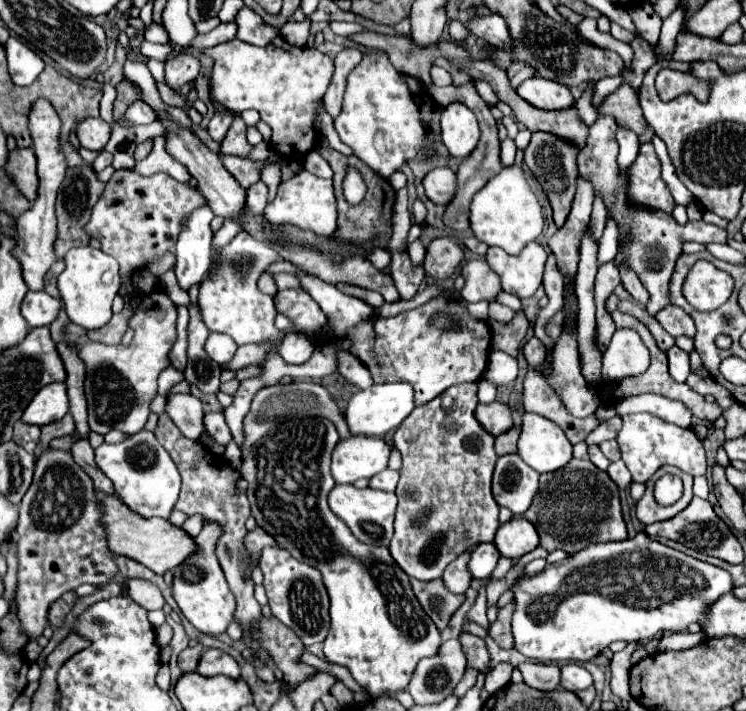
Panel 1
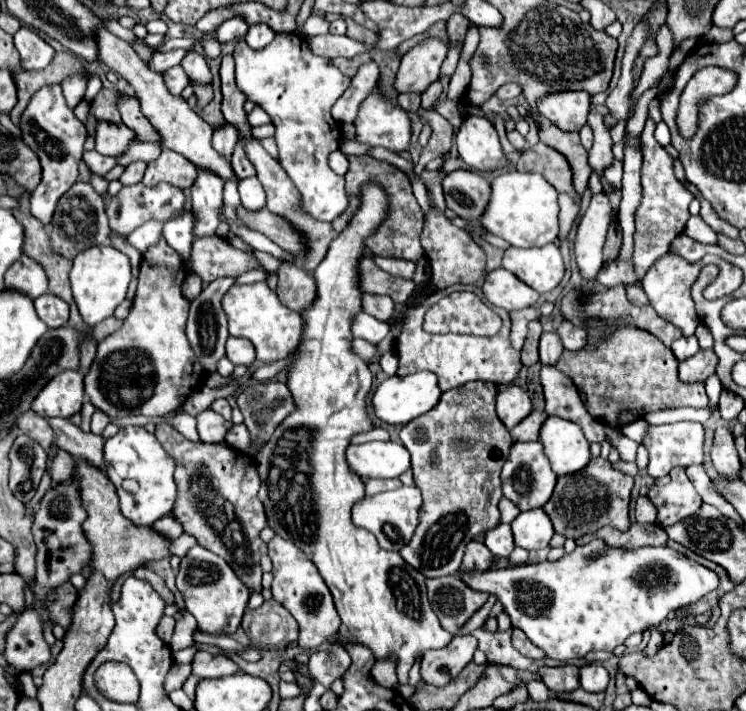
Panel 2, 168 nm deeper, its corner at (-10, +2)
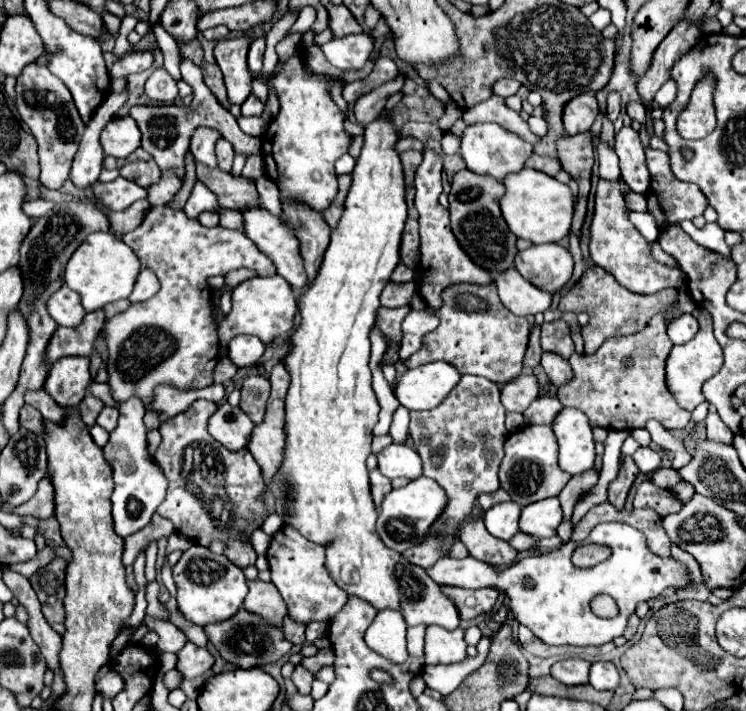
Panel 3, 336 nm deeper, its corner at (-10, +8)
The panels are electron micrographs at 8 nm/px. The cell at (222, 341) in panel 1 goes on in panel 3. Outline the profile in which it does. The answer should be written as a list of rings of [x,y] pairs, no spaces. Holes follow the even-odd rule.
[[[237,336],[229,342],[229,358],[235,366],[255,366],[263,356],[265,344],[255,336]]]

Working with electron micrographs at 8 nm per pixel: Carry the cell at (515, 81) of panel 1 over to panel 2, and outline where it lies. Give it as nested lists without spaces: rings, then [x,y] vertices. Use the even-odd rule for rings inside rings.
[[[511,82],[511,84],[505,84],[503,88],[499,88],[495,94],[497,94],[497,98],[501,98],[501,100],[513,100],[513,98],[521,96],[521,86]]]

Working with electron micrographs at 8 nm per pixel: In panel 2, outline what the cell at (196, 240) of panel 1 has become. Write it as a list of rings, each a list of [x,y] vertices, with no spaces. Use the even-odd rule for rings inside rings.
[[[199,168],[199,176],[191,186],[191,212],[195,216],[193,236],[217,236],[219,216],[223,204],[223,180],[209,170]]]

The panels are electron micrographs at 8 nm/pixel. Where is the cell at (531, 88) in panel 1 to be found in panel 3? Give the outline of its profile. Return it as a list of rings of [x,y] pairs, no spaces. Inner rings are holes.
[[[593,94],[577,96],[575,100],[571,100],[571,104],[567,104],[567,108],[563,112],[563,126],[571,136],[589,132],[589,128],[595,122],[597,112],[599,112],[599,106],[597,106],[597,100]]]

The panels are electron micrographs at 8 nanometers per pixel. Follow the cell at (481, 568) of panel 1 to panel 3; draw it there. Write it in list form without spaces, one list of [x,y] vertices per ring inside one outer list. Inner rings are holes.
[[[515,502],[495,504],[485,512],[485,526],[495,538],[509,540],[519,530],[519,514],[521,506]]]

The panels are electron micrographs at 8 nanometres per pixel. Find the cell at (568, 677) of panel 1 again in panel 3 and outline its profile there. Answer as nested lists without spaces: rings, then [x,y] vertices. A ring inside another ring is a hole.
[[[595,662],[589,672],[589,682],[597,690],[615,690],[619,684],[619,670],[613,662]]]

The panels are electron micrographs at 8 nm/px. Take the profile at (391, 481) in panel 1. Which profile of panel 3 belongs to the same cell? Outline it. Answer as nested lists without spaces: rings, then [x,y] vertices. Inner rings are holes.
[[[371,470],[369,472],[369,482],[371,482],[371,496],[375,506],[379,508],[383,498],[391,492],[391,480],[387,480],[379,470]]]

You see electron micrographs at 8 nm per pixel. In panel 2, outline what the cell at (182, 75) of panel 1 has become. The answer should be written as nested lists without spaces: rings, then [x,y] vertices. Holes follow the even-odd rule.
[[[175,66],[169,72],[165,72],[163,78],[165,78],[165,84],[171,90],[171,94],[181,94],[181,90],[189,84],[189,78],[181,66]]]

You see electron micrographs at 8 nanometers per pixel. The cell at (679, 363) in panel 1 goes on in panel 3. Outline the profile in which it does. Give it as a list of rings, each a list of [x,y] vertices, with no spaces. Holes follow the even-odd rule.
[[[683,314],[683,316],[679,316],[679,320],[673,320],[669,324],[667,334],[673,344],[685,344],[697,334],[697,328],[699,328],[697,320],[691,314]]]

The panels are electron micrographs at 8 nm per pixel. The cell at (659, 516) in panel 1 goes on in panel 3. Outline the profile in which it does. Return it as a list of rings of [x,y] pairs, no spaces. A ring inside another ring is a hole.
[[[679,482],[671,492],[675,492],[675,496],[679,496],[679,500],[683,500],[683,504],[685,504],[693,494],[695,494],[693,486],[687,484],[687,482]]]

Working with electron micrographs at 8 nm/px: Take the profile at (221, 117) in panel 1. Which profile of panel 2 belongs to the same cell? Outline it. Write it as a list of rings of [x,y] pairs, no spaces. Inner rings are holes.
[[[231,124],[215,130],[215,134],[213,134],[213,148],[219,154],[223,154],[227,160],[231,158],[233,148],[237,146],[237,142],[239,142],[239,132]]]

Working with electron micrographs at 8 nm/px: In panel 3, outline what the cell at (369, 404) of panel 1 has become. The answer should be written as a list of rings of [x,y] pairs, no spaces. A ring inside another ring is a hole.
[[[429,362],[407,370],[395,386],[395,396],[407,410],[431,410],[449,396],[459,380],[461,374],[453,364]]]

